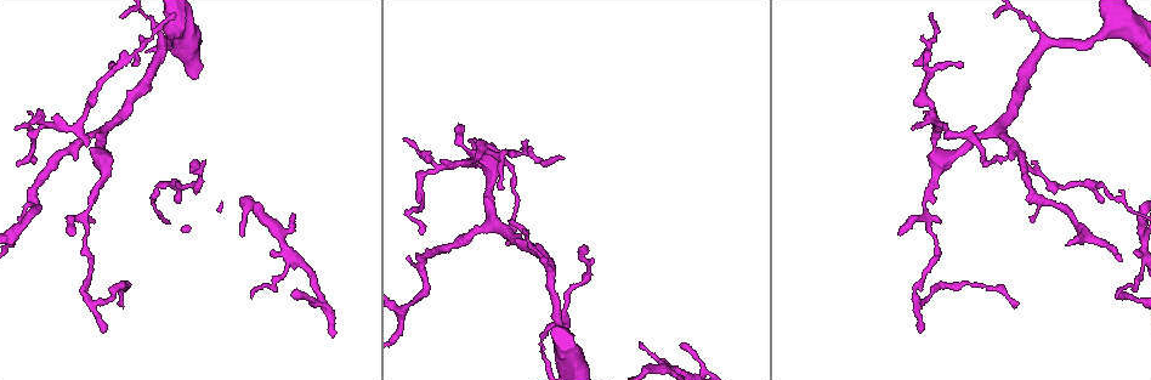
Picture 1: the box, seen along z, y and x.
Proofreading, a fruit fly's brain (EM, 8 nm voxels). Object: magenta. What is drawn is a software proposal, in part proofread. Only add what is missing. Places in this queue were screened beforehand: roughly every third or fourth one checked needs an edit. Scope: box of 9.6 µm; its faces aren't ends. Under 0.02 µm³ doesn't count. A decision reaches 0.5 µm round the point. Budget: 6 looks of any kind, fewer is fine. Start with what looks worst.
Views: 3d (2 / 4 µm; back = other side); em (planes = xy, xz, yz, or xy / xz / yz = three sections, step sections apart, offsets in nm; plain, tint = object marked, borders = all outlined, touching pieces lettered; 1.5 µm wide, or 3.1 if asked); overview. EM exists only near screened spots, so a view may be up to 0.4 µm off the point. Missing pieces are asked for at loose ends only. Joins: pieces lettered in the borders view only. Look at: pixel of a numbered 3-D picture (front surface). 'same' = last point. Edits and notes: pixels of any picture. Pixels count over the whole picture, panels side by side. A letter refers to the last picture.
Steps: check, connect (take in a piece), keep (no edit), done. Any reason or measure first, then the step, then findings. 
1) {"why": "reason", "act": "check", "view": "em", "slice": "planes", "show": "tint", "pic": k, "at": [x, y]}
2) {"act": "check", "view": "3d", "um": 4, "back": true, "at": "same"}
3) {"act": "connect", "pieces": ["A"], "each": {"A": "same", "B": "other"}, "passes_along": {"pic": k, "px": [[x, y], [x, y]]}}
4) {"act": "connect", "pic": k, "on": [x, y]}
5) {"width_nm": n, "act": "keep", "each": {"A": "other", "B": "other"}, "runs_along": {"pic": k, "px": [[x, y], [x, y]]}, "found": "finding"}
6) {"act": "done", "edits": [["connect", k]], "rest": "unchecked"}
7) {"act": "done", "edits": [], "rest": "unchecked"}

{"why": "tapers out", "act": "check", "view": "3d", "um": 4, "pic": 1, "at": [1015, 303]}

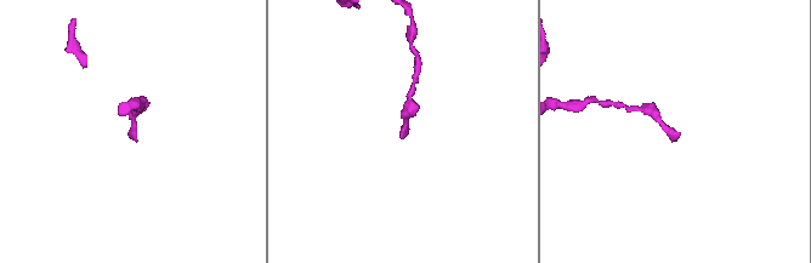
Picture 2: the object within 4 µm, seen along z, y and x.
{"act": "check", "view": "em", "slice": "planes", "show": "borders", "pic": 2, "at": [131, 136]}

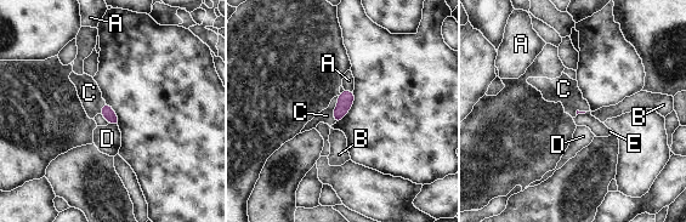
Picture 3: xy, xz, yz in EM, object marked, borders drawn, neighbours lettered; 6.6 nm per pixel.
{"act": "keep", "each": {"A": "other", "B": "other", "C": "other", "D": "other", "E": "other"}, "border": {"pic": 3, "px": [[100, 113], [108, 123]]}, "found": "none of them fits"}

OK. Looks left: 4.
{"why": "an open end", "act": "check", "view": "3d", "um": 4, "pic": 1, "at": [35, 157]}

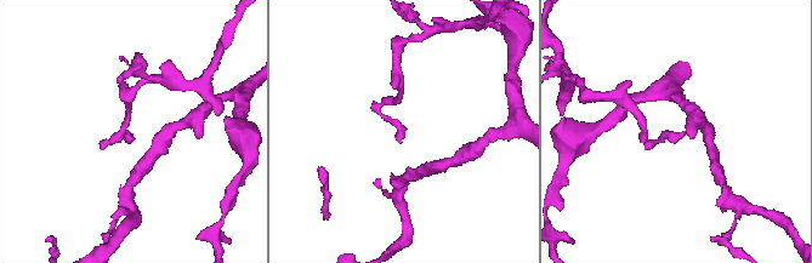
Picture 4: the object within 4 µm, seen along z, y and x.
{"act": "check", "view": "em", "slice": "planes", "show": "borders", "pic": 4, "at": [685, 132]}

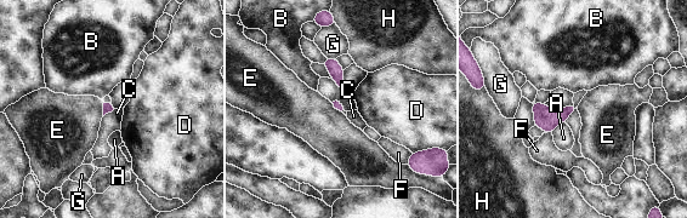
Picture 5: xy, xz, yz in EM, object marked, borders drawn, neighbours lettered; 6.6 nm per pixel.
{"act": "keep", "each": {"A": "other", "B": "other", "C": "other", "D": "other", "E": "other", "F": "other", "G": "other", "H": "other"}, "found": "none of them fits"}

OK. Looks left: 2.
{"act": "done", "edits": [], "rest": "unchecked"}

